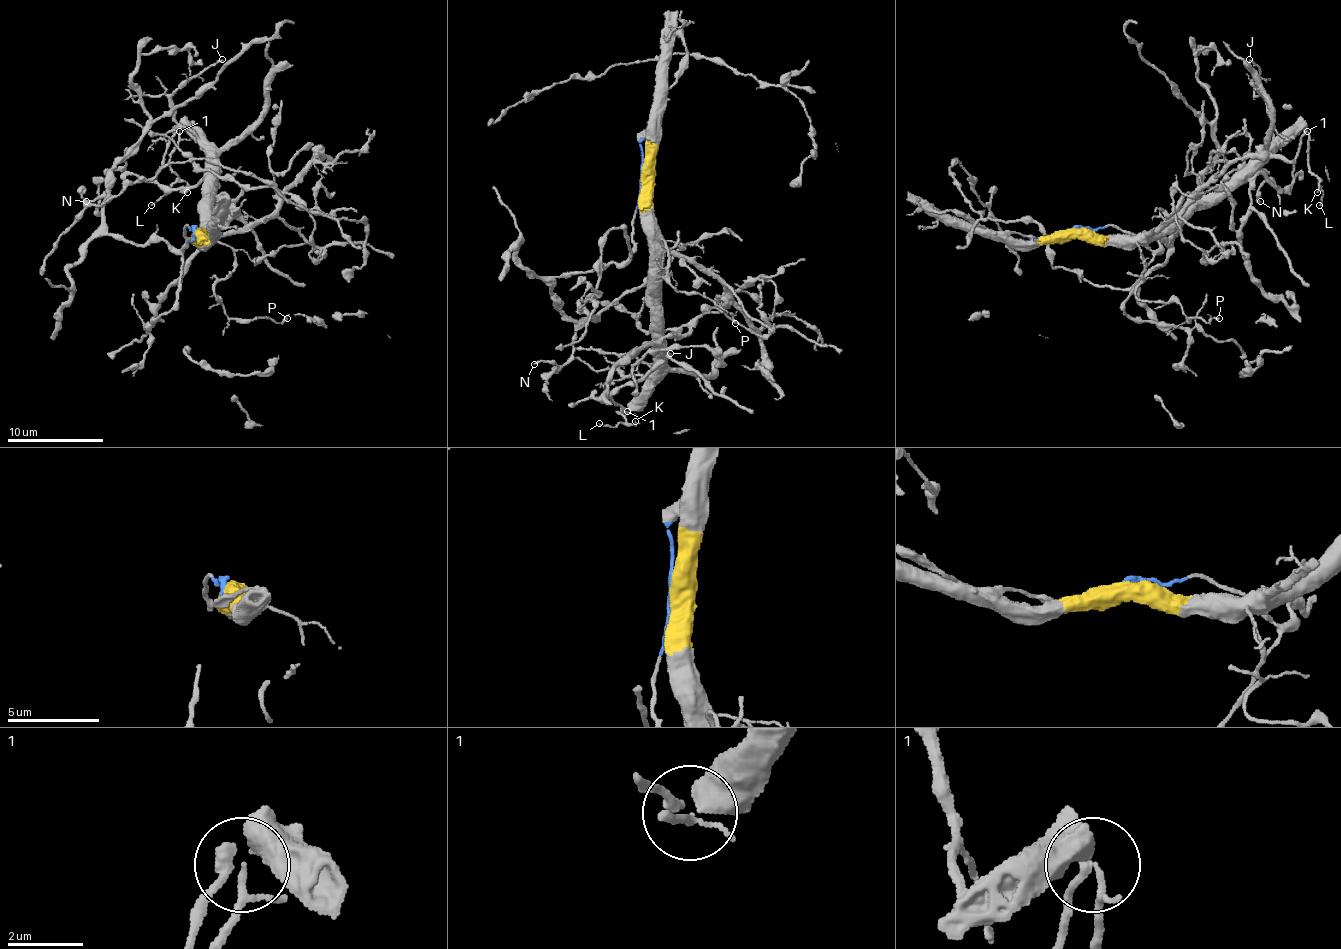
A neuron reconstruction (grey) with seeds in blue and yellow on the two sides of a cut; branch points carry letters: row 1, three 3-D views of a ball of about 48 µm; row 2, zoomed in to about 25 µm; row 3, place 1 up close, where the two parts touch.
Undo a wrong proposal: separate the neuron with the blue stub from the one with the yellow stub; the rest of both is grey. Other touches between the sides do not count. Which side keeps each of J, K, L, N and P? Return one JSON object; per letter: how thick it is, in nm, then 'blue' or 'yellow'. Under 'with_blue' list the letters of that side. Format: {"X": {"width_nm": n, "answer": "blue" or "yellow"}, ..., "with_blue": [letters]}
{"J": {"width_nm": 150, "answer": "yellow"}, "K": {"width_nm": 130, "answer": "yellow"}, "L": {"width_nm": 100, "answer": "yellow"}, "N": {"width_nm": 170, "answer": "blue"}, "P": {"width_nm": 120, "answer": "yellow"}, "with_blue": ["N"]}

